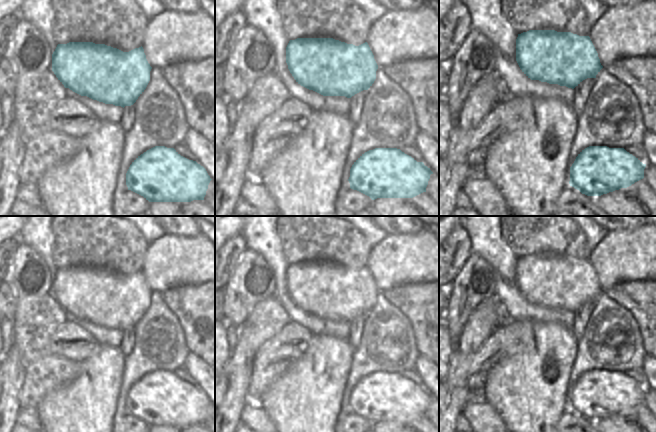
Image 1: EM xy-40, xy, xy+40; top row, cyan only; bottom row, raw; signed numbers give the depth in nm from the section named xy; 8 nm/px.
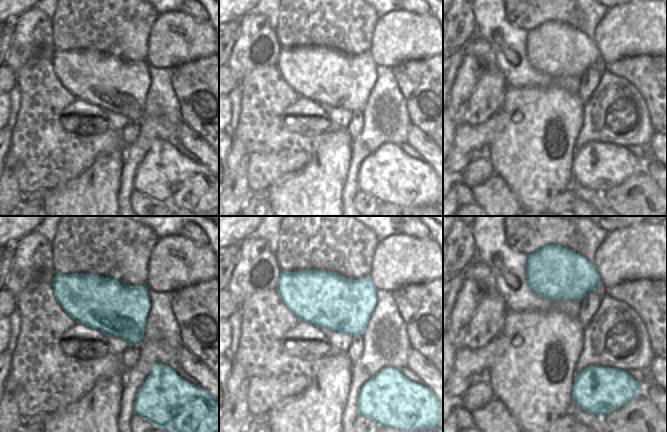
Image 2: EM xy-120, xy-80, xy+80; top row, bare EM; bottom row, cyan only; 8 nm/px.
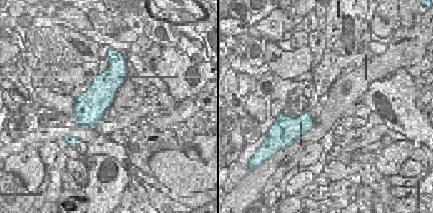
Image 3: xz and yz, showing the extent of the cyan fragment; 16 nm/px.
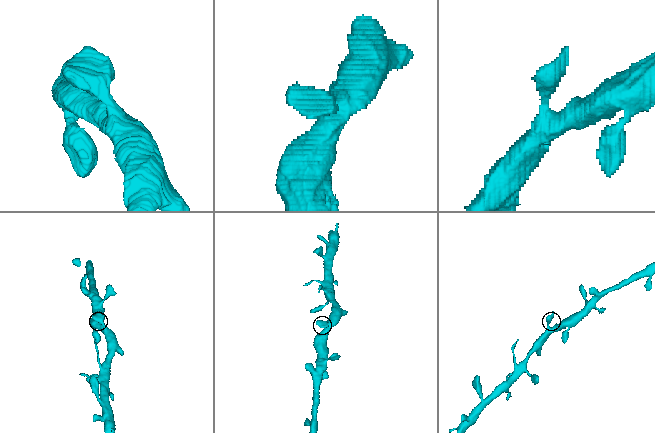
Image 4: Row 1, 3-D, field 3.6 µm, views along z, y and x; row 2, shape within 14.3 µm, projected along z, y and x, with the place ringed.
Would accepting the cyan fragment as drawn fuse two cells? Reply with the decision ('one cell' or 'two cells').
one cell

